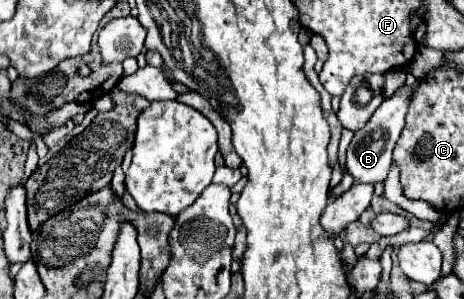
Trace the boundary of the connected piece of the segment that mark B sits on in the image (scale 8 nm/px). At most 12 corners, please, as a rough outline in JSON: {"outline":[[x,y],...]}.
{"outline":[[413,86],[387,98],[347,148],[357,182],[383,182]]}

